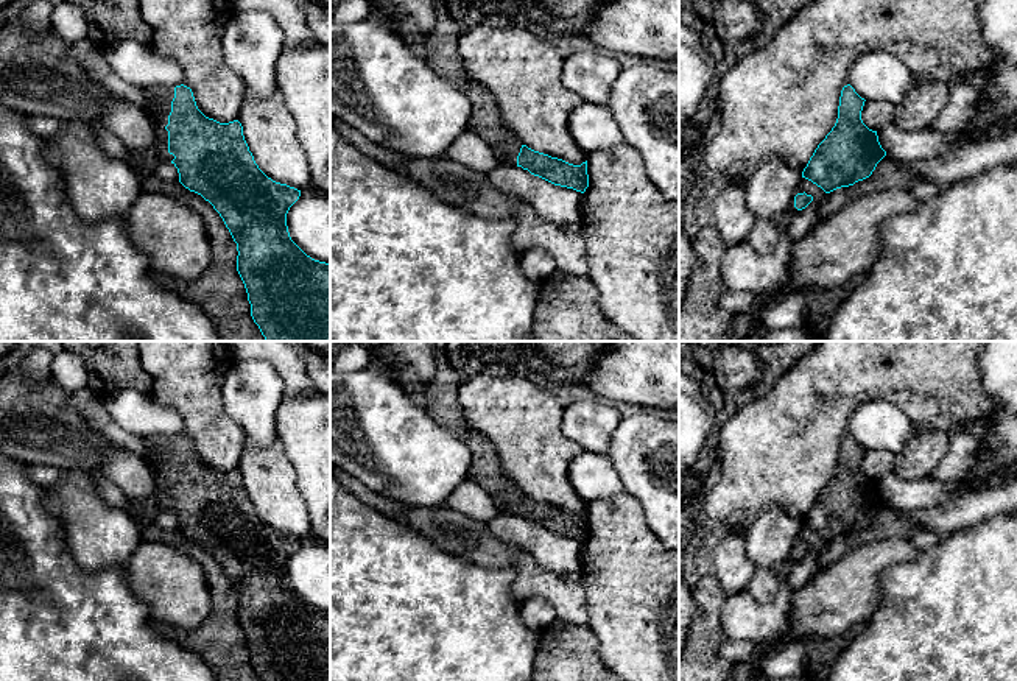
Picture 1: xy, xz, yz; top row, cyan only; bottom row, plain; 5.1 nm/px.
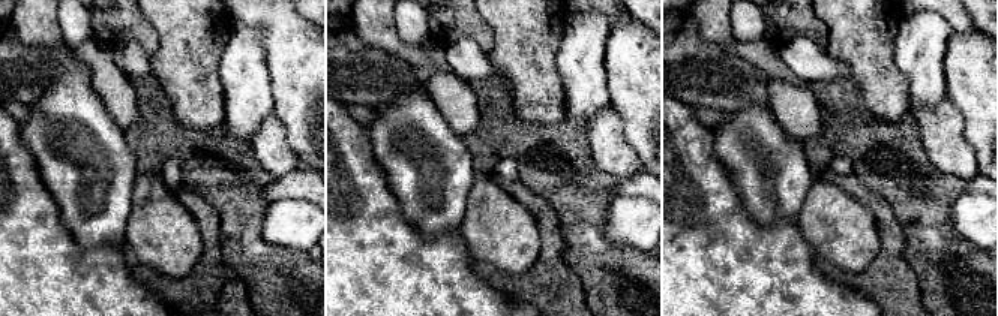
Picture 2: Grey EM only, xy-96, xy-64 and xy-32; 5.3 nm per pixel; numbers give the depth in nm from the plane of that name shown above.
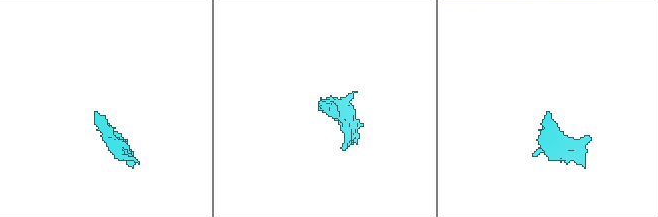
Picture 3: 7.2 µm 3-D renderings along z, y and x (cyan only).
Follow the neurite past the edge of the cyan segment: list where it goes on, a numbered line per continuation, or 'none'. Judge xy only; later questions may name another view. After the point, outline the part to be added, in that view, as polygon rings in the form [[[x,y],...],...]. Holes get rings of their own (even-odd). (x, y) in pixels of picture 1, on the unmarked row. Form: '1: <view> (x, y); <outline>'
1: xy (159, 457); [[[174,436],[146,438],[150,453],[146,463],[154,475],[154,492],[146,502],[129,502],[132,517],[143,527],[154,520],[159,511],[171,511],[173,503],[168,502],[168,464],[174,447]]]

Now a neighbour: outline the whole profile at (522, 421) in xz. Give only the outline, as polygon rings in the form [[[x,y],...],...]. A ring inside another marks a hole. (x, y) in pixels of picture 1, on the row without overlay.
[[[475,374],[459,382],[458,400],[470,424],[494,447],[503,474],[523,494],[573,514],[581,514],[587,510],[587,503],[568,482],[568,466],[581,453],[581,447],[562,433],[564,408],[556,396],[525,377]]]

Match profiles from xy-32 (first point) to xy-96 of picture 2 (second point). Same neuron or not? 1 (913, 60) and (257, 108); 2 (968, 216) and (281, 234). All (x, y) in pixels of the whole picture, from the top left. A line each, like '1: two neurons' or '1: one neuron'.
1: one neuron
2: one neuron

